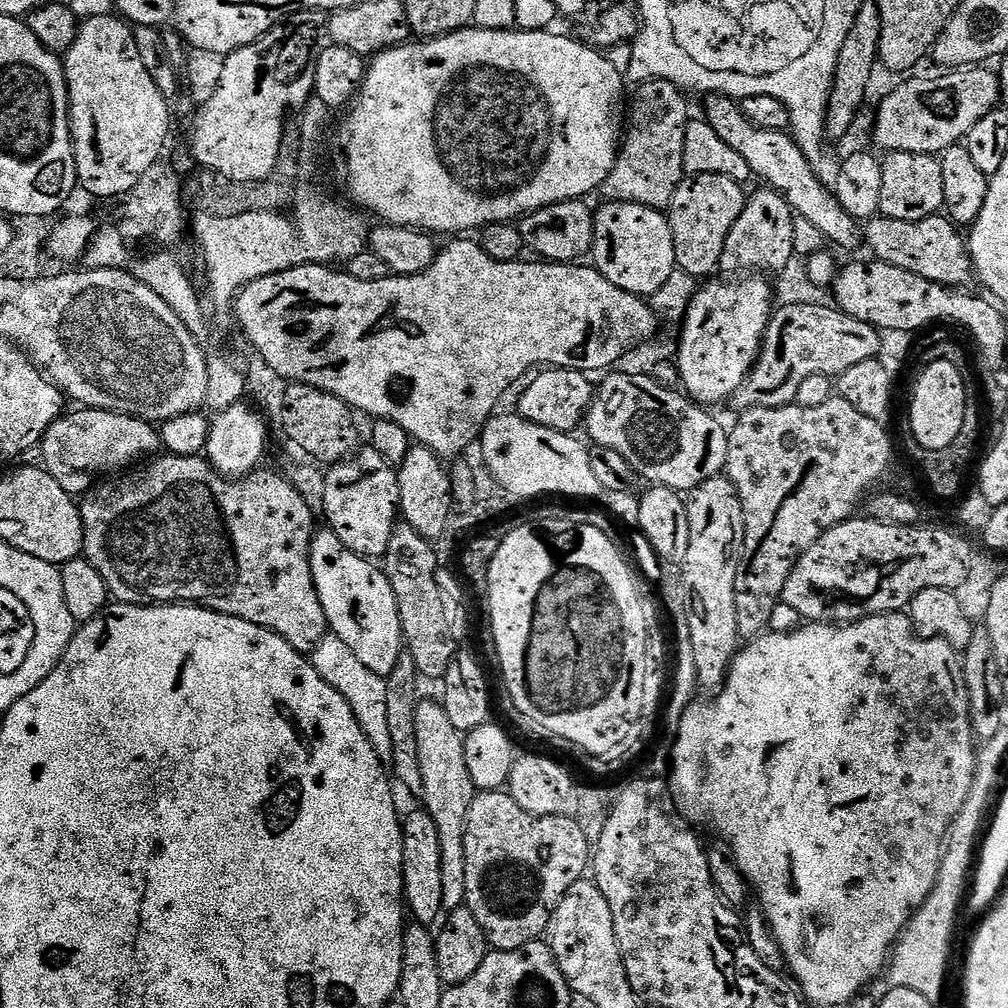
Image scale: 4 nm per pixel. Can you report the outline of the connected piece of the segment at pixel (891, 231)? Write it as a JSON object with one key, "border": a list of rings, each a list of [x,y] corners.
{"border":[[[937,214],[907,224],[897,220],[894,224],[884,224],[880,232],[876,232],[877,261],[892,264],[896,268],[916,274],[934,284],[942,284],[951,290],[960,290],[974,280],[972,259],[968,253],[965,237],[959,236],[957,225],[947,215]]]}

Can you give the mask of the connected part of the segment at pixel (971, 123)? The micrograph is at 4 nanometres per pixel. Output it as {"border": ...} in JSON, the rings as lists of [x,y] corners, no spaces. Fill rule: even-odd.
{"border":[[[972,66],[967,70],[952,70],[949,76],[937,80],[908,80],[900,84],[880,104],[876,112],[876,140],[885,148],[885,153],[909,152],[919,156],[936,156],[948,148],[967,141],[974,126],[1001,103],[1000,77],[988,66]]]}

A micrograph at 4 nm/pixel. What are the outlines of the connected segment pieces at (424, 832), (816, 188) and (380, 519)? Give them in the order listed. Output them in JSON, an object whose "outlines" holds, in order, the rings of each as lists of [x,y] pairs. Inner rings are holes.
{"outlines":[[[[427,810],[412,812],[402,820],[404,830],[404,898],[407,911],[421,924],[419,927],[439,929],[445,915],[442,898],[442,842],[438,842],[438,826]]],[[[713,95],[708,104],[706,121],[716,131],[718,138],[726,142],[730,149],[736,150],[745,159],[749,173],[765,180],[771,191],[785,199],[799,217],[805,220],[820,236],[825,236],[836,248],[852,252],[862,244],[862,232],[852,221],[850,214],[838,202],[835,191],[827,188],[814,174],[806,154],[796,145],[795,139],[785,131],[762,129],[741,112],[741,105],[735,99],[724,95]]],[[[371,446],[365,452],[357,451],[343,462],[327,469],[324,477],[324,496],[322,507],[328,515],[327,527],[354,554],[365,558],[383,557],[388,550],[388,543],[396,530],[400,511],[400,482],[397,469],[389,466]]]]}

